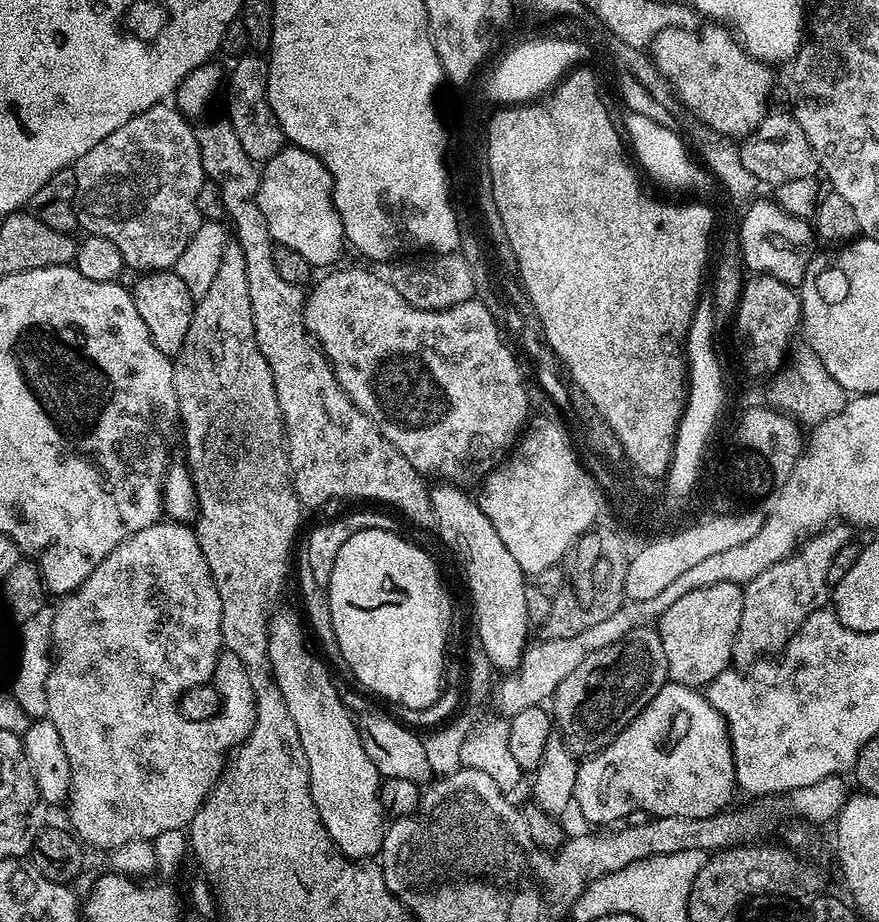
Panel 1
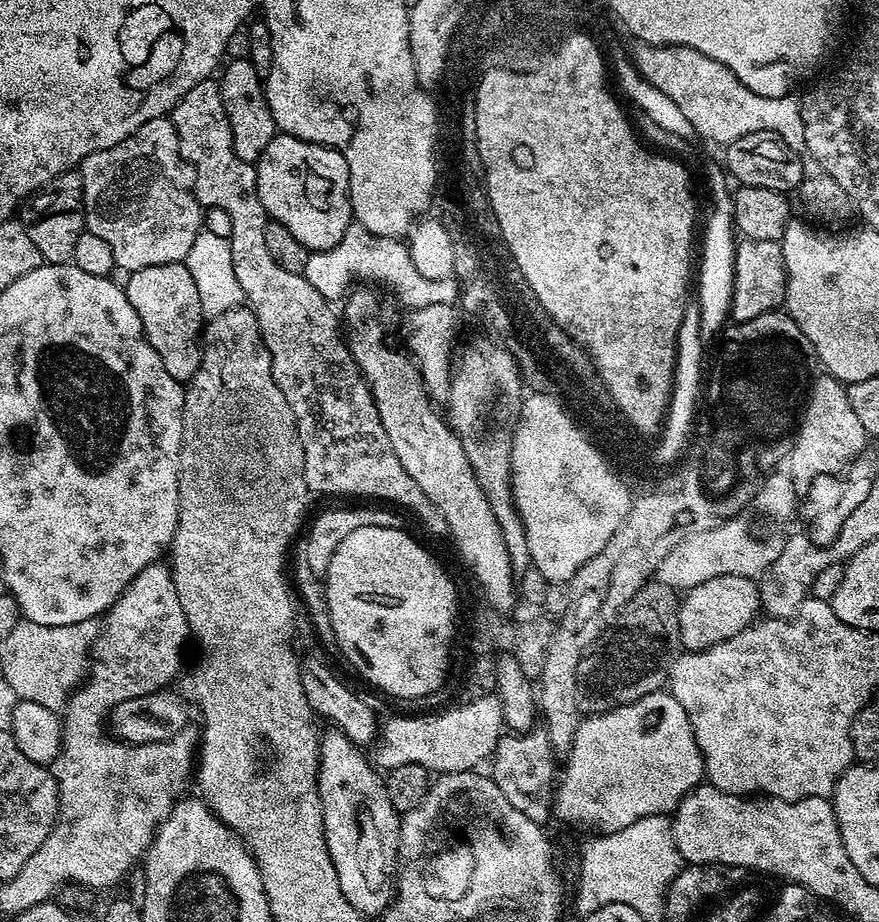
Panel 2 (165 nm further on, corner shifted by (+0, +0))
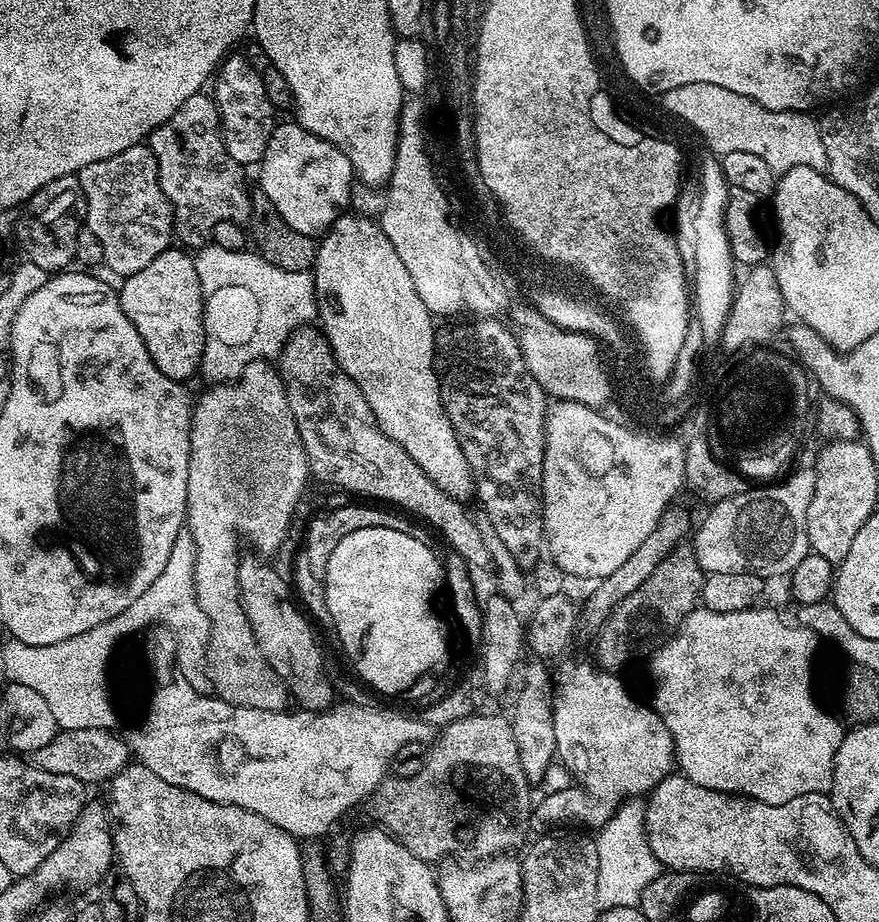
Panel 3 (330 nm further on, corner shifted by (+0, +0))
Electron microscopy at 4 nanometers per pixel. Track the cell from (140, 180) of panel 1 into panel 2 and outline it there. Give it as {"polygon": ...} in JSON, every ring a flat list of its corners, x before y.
{"polygon":[[159,116,158,118,150,118,146,122,142,122,142,126,138,126,134,130,134,134,130,134,126,138,122,138,122,142,118,142,114,146,110,146,106,150,98,150,94,154,90,154,81,160,78,165,78,171,82,178,82,190,84,191,84,226,89,232,93,232,102,238,103,241,110,244,113,250,113,262,118,266,126,266,131,272,142,270,146,266,162,266,163,264,178,264,185,260,190,254,190,246,194,246,194,238,202,230,202,201,196,197,196,175,194,170,187,162,184,161,184,155,180,152,180,143,178,142,178,134,174,130,171,119,168,116]]}

